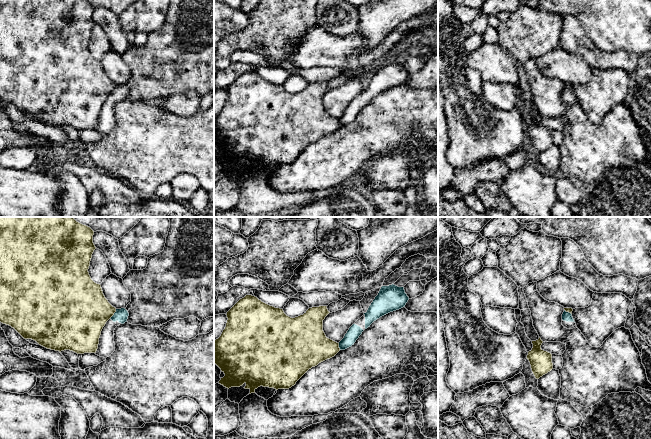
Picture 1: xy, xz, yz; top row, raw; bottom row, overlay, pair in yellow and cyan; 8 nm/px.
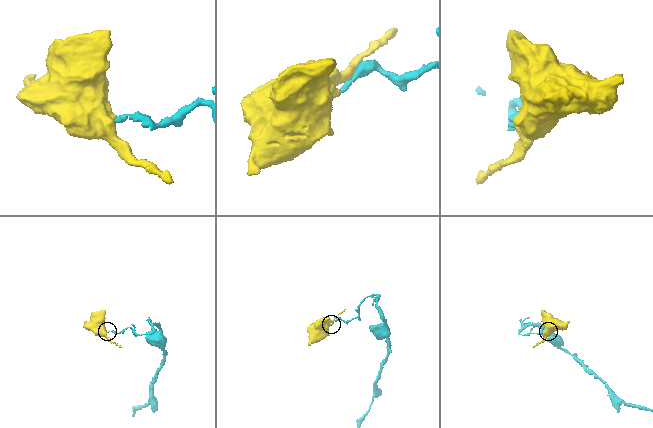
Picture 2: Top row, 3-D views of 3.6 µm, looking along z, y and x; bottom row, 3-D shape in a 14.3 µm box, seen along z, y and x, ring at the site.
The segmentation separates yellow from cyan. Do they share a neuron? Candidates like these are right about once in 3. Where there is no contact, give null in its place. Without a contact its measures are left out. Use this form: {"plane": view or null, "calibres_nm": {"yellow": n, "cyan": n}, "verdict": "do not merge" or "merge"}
{"plane": "xy", "calibres_nm": {"yellow": 420, "cyan": 110}, "verdict": "do not merge"}

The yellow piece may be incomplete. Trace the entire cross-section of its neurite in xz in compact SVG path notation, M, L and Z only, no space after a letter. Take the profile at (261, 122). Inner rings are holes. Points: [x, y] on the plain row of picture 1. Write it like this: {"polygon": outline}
{"polygon": "M246 71L240 75L228 88L227 99L221 112L214 116L214 139L225 150L219 160L226 164L240 163L244 159L250 169L260 163L289 165L312 143L334 133L339 127L339 119L326 113L323 107L323 96L330 88L327 82L309 84L303 91L295 94L287 92L283 85L270 82L257 73Z"}

